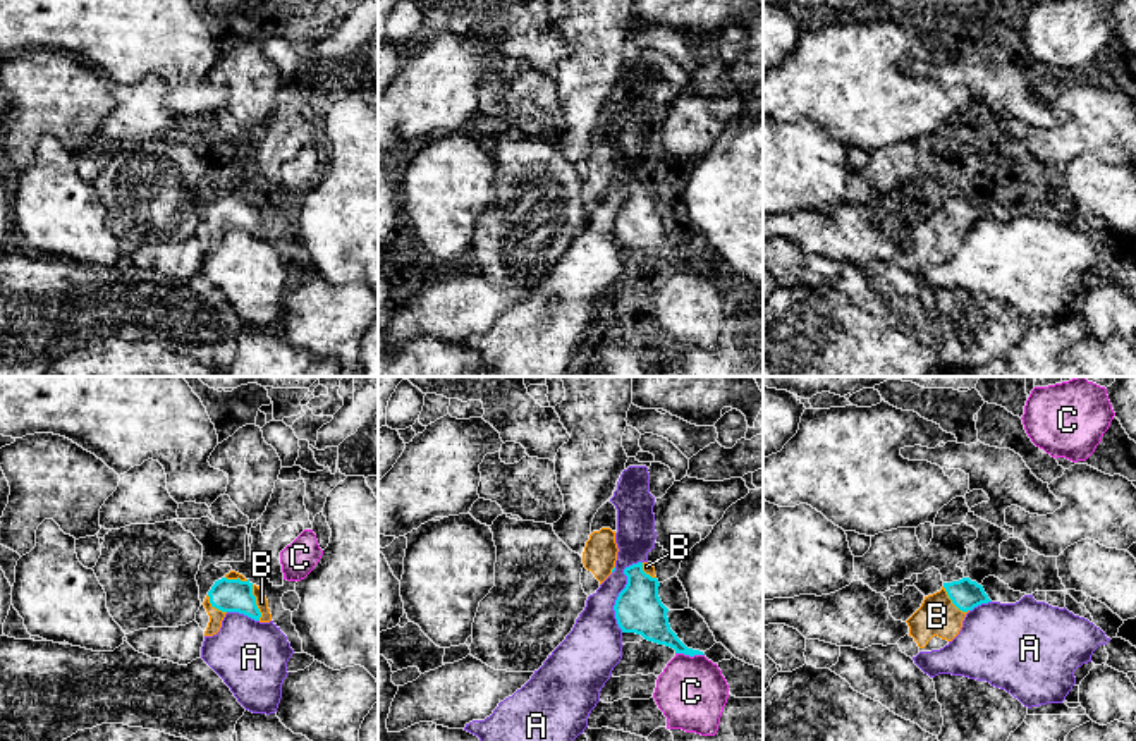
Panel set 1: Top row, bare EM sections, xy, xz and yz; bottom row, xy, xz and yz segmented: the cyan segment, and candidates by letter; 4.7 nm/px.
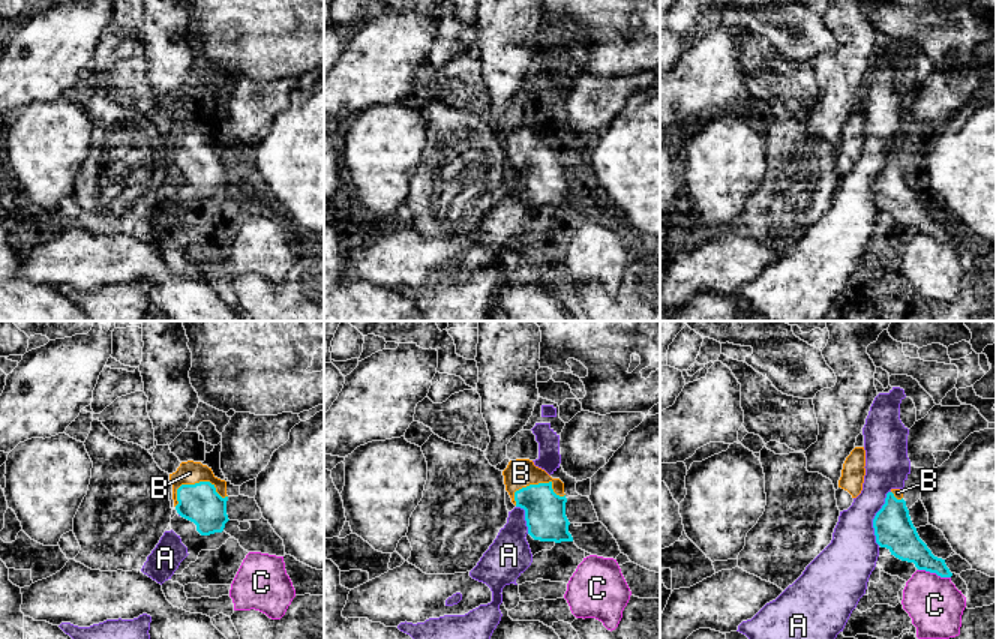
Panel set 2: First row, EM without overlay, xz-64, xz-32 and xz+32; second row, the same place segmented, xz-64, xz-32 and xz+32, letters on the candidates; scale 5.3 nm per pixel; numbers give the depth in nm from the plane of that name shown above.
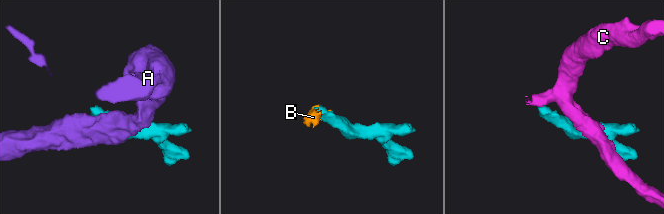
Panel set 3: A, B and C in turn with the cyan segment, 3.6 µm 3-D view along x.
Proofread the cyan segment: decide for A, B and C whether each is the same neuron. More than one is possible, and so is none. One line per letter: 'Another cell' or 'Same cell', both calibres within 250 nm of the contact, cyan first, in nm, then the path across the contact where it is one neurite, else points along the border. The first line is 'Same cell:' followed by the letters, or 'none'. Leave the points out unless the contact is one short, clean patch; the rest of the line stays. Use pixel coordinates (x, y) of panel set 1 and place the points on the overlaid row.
Same cell: B
A: Another cell. Thickness 220 nm (cyan) against 240 nm. Boundary: xz (641, 561), (624, 569), (626, 587), (614, 606), (621, 631)
B: Same cell. Thickness 160 nm (cyan) against 60 nm. Path across: xy (229, 595), (241, 595), (255, 602), (262, 602)
C: Another cell. Thickness 160 nm (cyan) against 320 nm

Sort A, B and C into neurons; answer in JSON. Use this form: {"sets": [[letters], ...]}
{"sets": [["A"], ["B"], ["C"]]}

